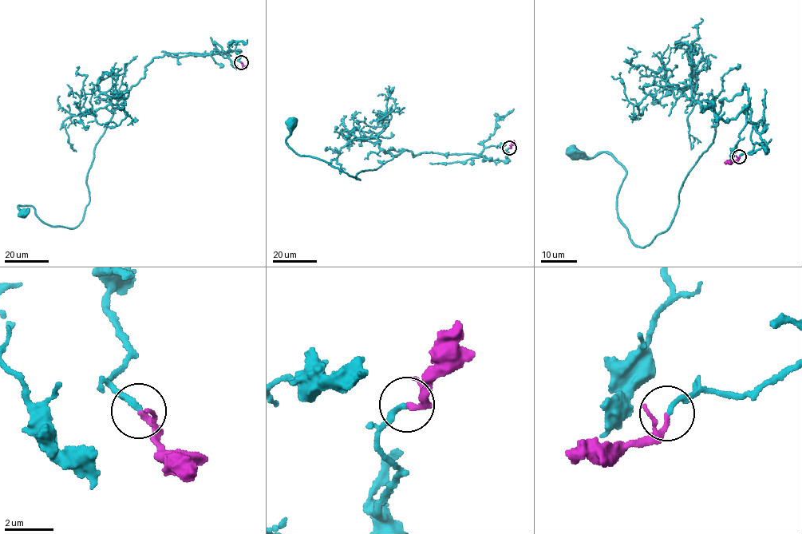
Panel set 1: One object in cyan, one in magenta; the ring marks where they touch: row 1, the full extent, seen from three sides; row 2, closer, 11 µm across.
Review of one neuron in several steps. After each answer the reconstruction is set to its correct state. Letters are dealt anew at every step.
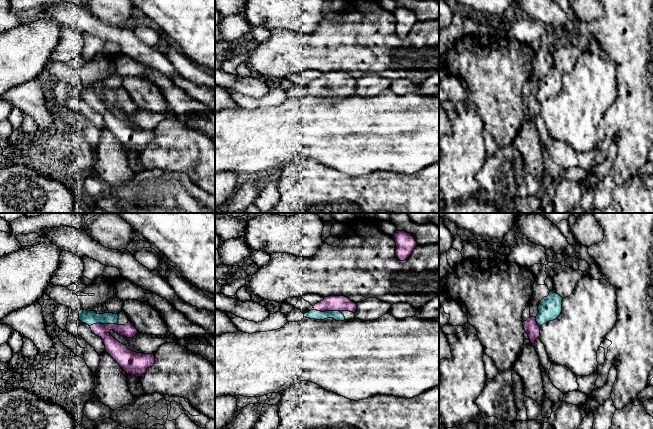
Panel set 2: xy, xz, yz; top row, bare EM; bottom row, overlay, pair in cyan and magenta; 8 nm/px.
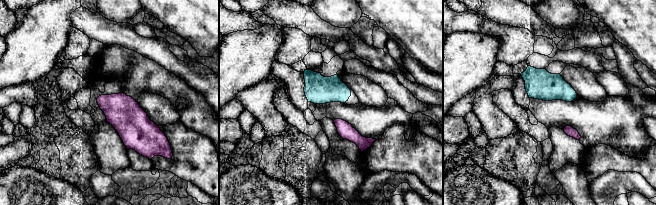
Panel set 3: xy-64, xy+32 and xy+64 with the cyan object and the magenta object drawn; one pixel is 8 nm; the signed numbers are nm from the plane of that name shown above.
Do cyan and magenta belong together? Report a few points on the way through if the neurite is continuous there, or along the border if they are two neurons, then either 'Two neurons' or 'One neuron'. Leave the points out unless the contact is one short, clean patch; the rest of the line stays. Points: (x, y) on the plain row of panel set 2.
Path across: xz (313, 90), (327, 87), (332, 79). One neuron

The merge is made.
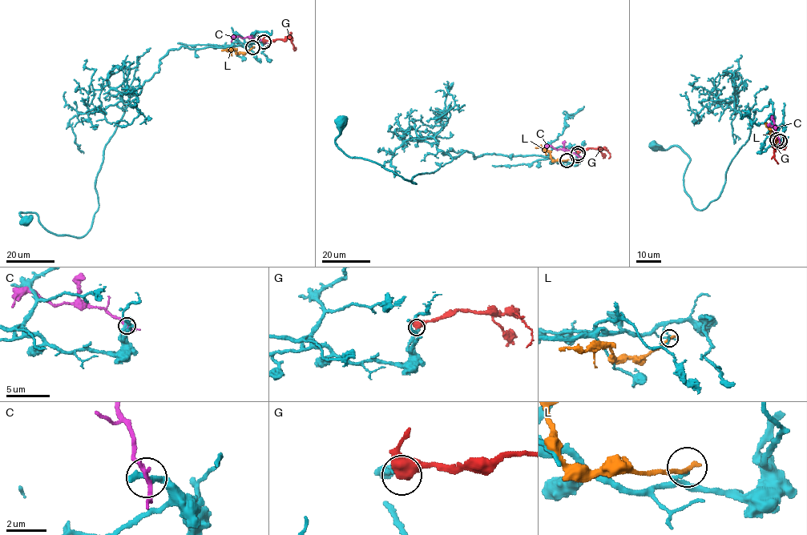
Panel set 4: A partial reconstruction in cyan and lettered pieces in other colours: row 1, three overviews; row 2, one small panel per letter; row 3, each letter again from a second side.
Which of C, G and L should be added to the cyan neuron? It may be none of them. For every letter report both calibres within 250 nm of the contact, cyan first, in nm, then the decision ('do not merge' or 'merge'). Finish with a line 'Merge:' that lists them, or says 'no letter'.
C: 400/240 nm | do not merge
G: 320/460 nm | merge
L: 190/280 nm | do not merge
Merge: G

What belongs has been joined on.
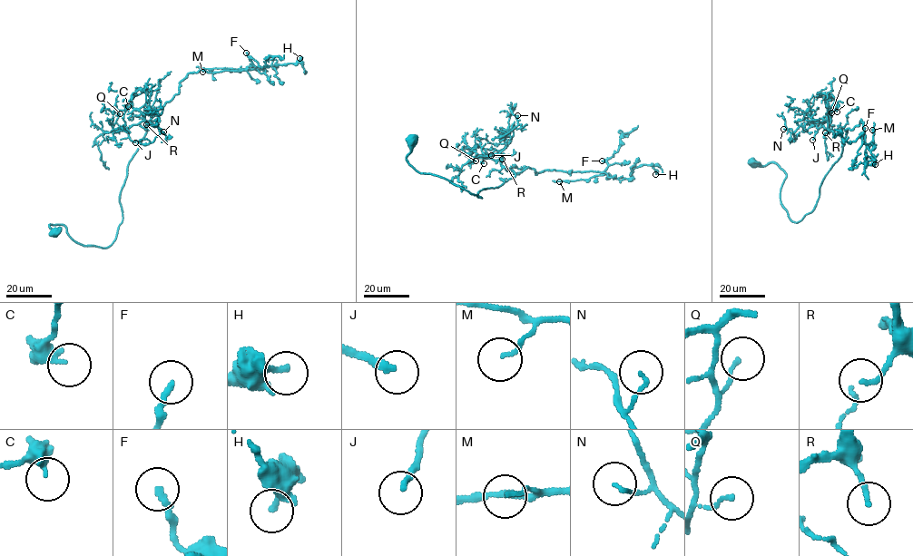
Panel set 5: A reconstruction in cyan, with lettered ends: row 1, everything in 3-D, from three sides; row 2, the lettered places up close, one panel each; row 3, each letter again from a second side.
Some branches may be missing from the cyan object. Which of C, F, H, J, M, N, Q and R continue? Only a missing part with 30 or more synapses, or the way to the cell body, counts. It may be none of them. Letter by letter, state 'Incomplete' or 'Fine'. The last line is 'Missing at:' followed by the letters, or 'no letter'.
C: Fine
F: Fine
H: Fine
J: Incomplete
M: Fine
N: Fine
Q: Fine
R: Incomplete
Missing at: J, R

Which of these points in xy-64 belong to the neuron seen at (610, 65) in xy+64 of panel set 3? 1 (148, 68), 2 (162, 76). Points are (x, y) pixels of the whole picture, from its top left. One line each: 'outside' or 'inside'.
1: outside
2: outside

